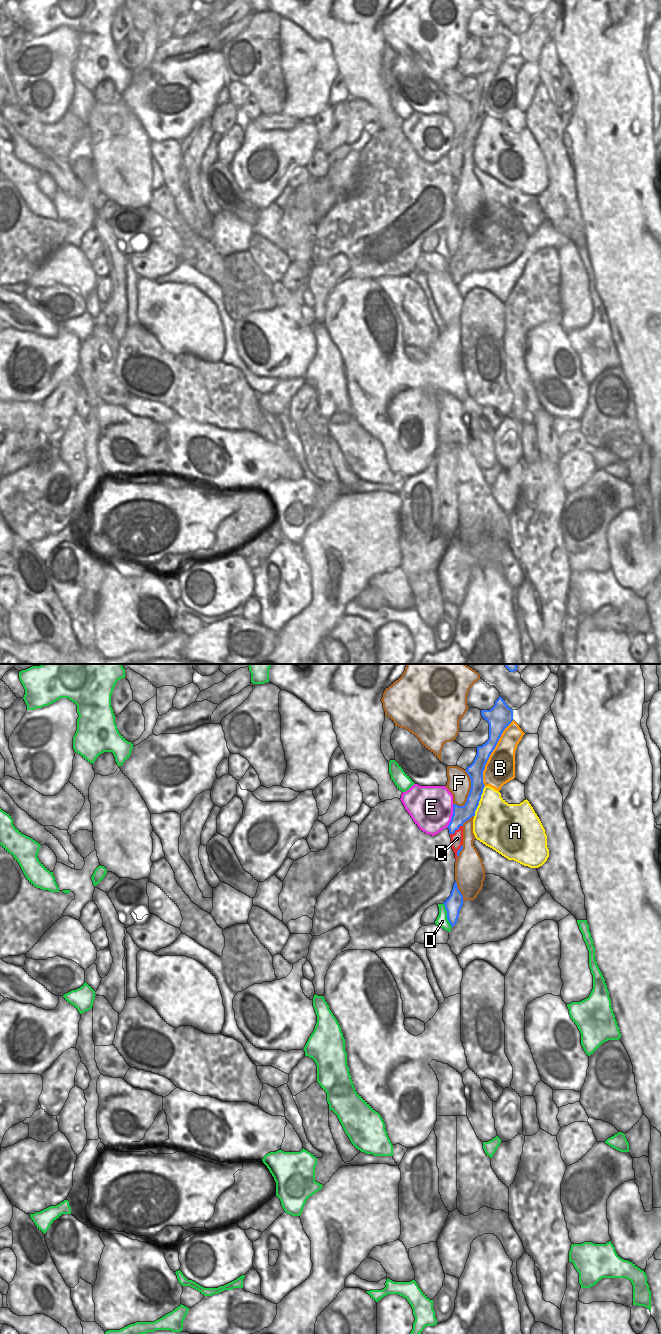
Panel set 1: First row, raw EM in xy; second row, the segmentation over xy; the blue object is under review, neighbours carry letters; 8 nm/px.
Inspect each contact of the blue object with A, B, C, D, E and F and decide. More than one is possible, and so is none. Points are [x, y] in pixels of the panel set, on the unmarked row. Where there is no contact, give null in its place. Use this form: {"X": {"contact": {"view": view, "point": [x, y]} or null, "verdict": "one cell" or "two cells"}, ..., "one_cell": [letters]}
{"A": {"contact": {"view": "xy", "point": [479, 128]}, "verdict": "two cells"}, "B": {"contact": {"view": "xy", "point": [491, 80]}, "verdict": "two cells"}, "C": {"contact": {"view": "xy", "point": [456, 157]}, "verdict": "two cells"}, "D": {"contact": {"view": "xy", "point": [447, 243]}, "verdict": "two cells"}, "E": {"contact": {"view": "xy", "point": [452, 144]}, "verdict": "two cells"}, "F": {"contact": {"view": "xy", "point": [470, 118]}, "verdict": "two cells"}, "one_cell": []}

